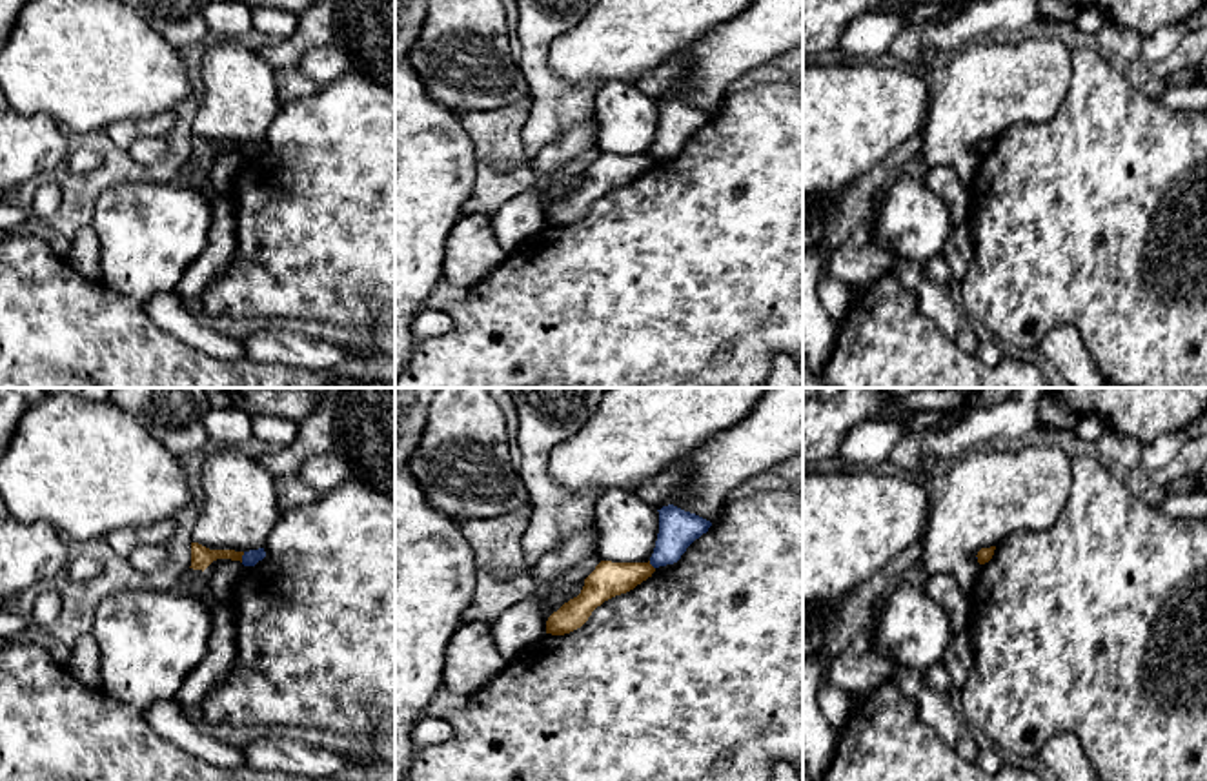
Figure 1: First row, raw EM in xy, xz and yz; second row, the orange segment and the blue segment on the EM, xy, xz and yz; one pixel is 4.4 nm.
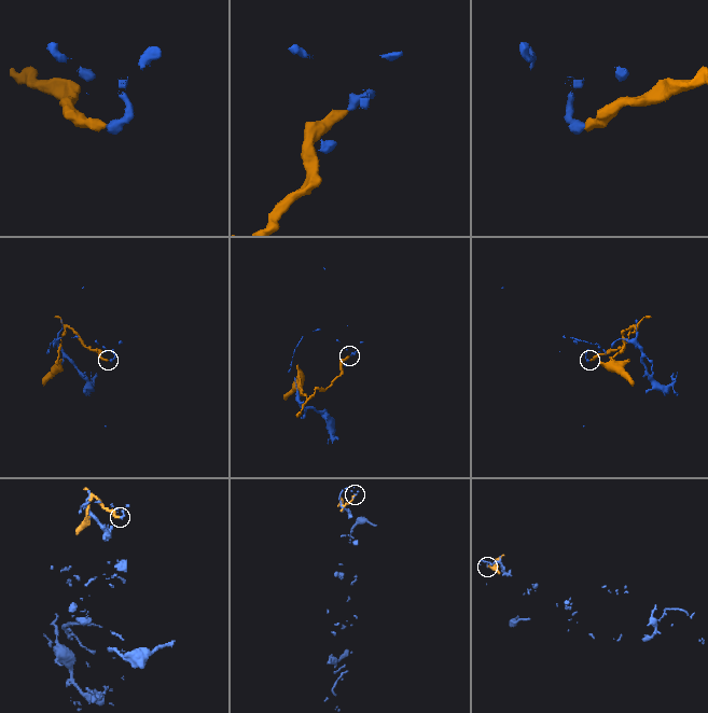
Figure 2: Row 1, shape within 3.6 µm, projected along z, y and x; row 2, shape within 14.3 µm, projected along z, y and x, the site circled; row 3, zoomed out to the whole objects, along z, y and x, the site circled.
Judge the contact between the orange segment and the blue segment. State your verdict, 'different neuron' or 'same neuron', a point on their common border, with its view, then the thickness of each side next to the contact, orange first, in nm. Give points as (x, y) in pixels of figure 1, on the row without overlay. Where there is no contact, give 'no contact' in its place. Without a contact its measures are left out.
different neuron; contact xy (241, 150); calibres 100 and 70 nm

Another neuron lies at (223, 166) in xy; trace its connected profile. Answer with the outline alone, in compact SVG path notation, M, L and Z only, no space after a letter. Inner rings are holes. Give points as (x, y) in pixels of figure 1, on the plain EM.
M231 151L213 153L204 162L209 173L211 191L224 197L231 197L235 178L242 164L244 164L244 157L240 153L231 153Z

